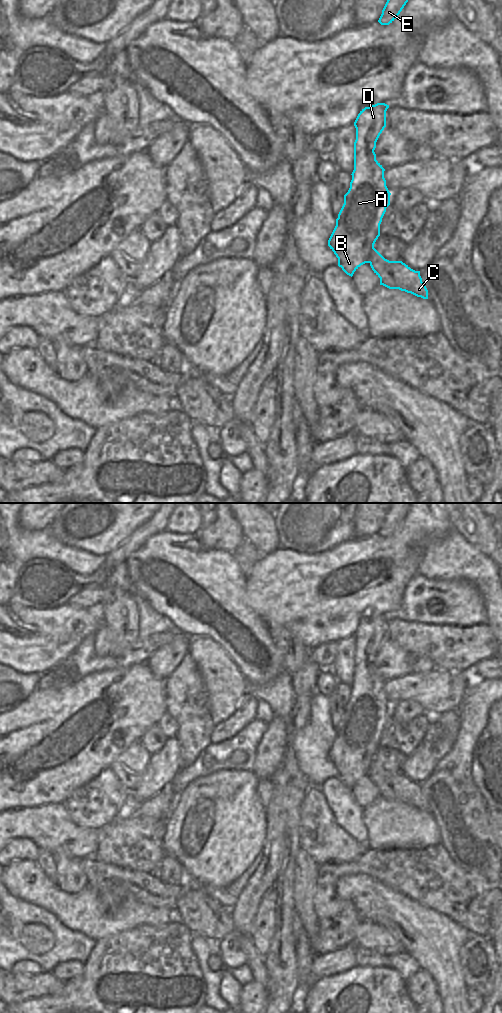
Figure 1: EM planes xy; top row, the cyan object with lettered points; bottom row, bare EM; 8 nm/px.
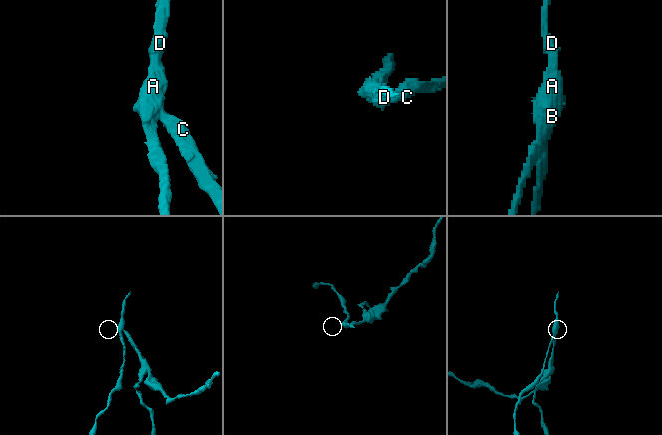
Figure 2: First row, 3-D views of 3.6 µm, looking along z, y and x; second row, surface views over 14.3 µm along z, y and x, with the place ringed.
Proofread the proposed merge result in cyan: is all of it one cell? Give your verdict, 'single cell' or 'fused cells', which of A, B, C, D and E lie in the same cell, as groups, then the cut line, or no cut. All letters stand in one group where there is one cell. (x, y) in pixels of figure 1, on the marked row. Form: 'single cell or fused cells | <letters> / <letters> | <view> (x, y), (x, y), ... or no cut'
fused cells | A B D E / C | xy (378, 252), (369, 262)

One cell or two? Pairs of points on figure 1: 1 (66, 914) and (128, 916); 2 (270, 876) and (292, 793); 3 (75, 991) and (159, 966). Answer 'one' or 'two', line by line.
1: one
2: one
3: one

